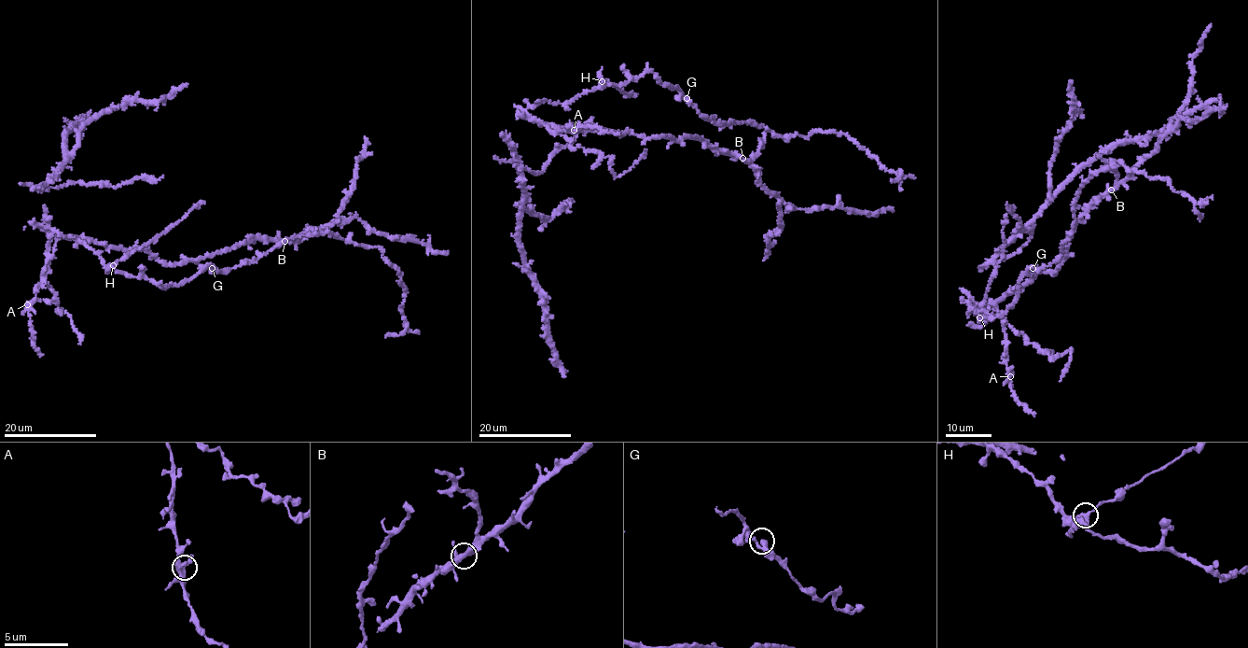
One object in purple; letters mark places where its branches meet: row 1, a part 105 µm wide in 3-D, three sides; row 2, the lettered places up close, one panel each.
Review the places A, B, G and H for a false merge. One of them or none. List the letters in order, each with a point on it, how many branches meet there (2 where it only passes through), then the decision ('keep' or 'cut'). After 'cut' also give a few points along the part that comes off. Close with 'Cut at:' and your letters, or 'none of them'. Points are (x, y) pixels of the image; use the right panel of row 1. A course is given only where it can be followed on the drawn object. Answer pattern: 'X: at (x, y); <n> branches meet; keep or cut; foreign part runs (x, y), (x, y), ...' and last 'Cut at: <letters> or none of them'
A: at (1010, 376); 2 branches meet; keep
B: at (1111, 190); 2 branches meet; keep
G: at (1033, 268); 2 branches meet; keep
H: at (979, 317); 2 branches meet; cut; foreign part runs (979, 317), (990, 283), (1004, 255), (1002, 233), (1006, 215)
Cut at: H

